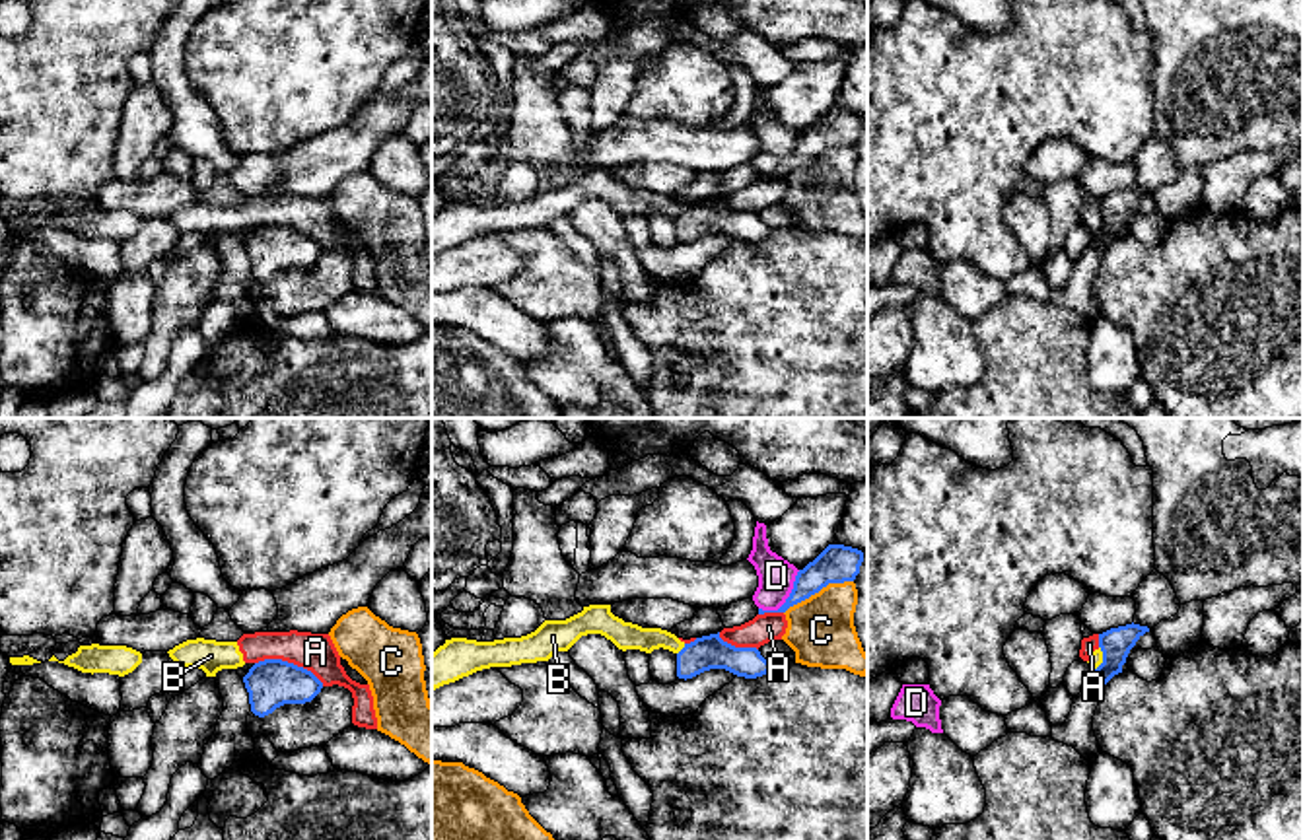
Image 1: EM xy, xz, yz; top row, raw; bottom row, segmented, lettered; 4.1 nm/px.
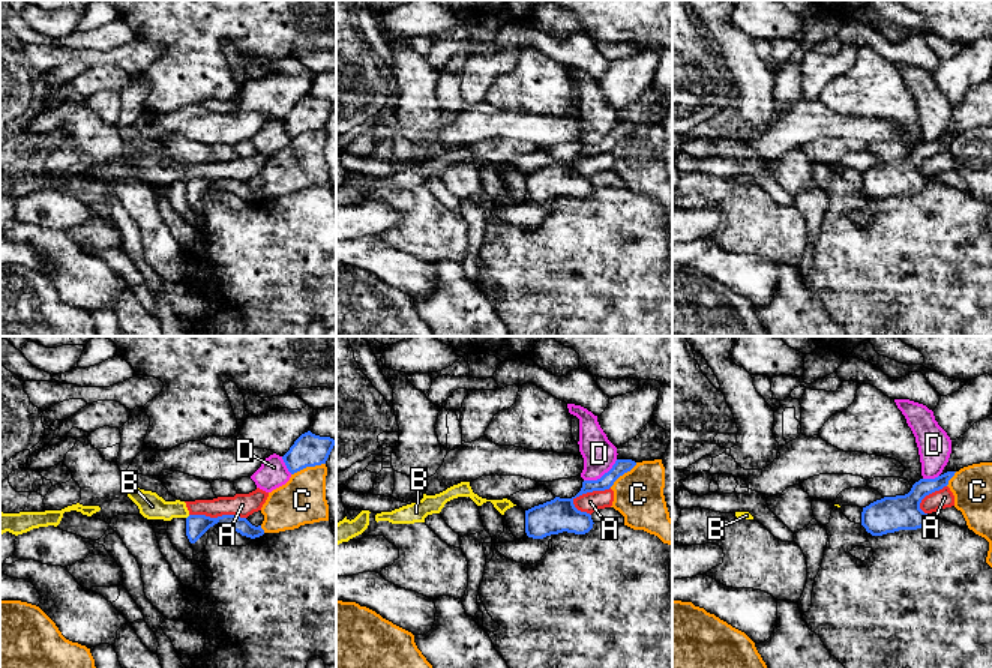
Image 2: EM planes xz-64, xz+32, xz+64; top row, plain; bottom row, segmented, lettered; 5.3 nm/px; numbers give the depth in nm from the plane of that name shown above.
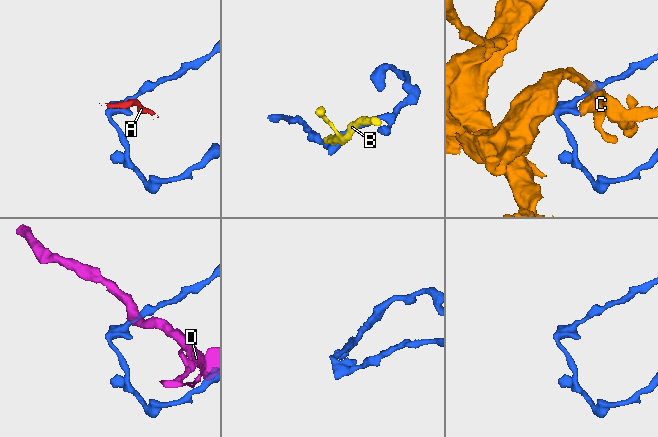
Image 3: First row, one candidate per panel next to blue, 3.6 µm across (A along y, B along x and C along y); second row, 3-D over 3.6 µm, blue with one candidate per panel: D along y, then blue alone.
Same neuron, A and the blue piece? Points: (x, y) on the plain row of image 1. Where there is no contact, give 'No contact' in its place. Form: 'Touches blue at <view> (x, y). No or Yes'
Touches blue at xy (290, 228). No

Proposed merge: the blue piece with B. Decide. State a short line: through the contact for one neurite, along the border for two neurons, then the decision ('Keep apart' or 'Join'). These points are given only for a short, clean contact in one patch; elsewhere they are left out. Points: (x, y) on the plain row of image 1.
Line: yz (1099, 210), (1101, 226), (1093, 234). Keep apart

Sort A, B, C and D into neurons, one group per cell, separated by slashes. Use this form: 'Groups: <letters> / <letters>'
Groups: A B / C / D

